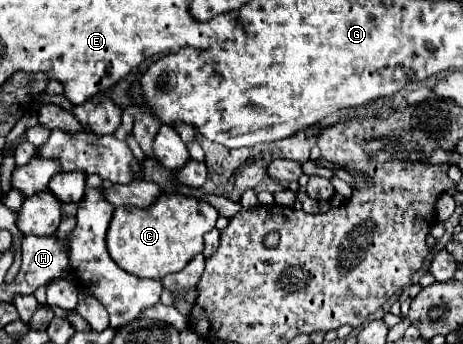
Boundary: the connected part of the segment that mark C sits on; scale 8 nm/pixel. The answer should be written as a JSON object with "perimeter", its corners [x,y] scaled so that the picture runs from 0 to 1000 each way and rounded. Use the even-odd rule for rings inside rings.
{"perimeter":[[[348,561],[335,578],[335,590],[313,608],[283,602],[283,596],[266,596],[248,608],[231,672],[231,724],[240,753],[274,794],[313,811],[352,811],[365,794],[391,788],[425,735],[438,730],[438,683],[464,660],[469,637],[473,637],[469,608],[447,584],[404,573],[391,561]]]}

